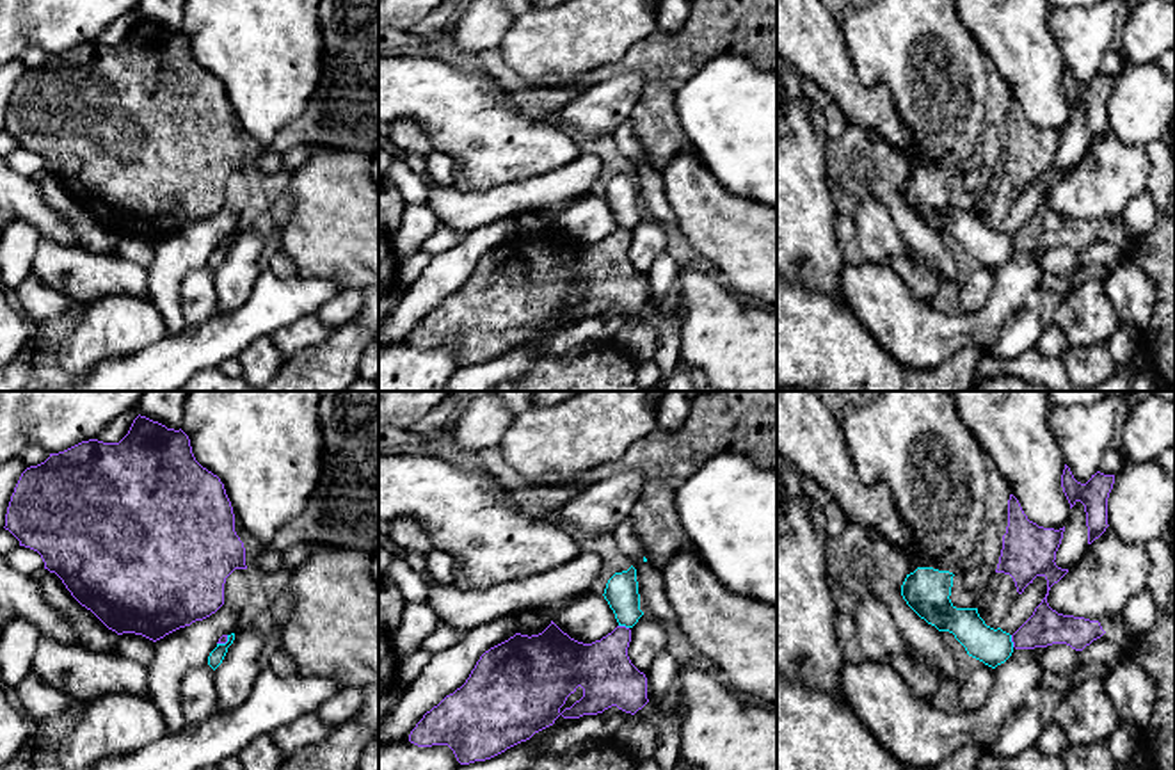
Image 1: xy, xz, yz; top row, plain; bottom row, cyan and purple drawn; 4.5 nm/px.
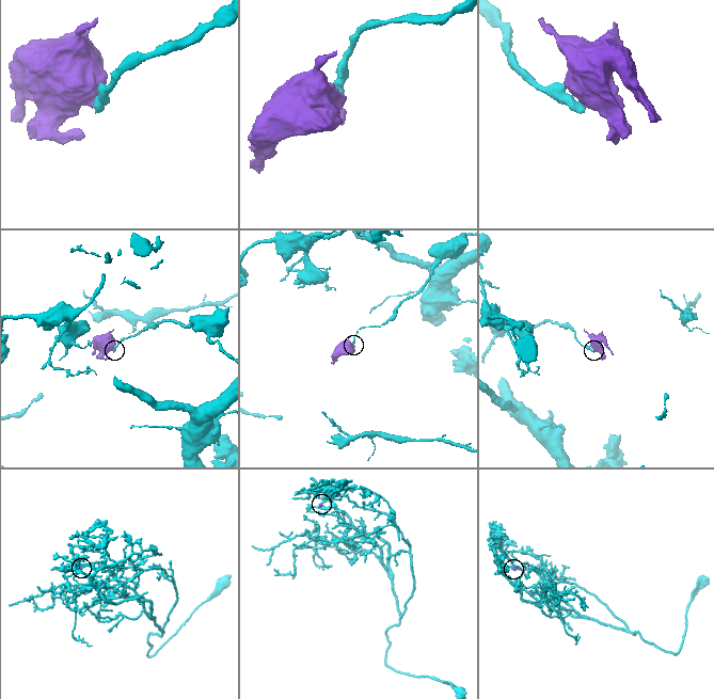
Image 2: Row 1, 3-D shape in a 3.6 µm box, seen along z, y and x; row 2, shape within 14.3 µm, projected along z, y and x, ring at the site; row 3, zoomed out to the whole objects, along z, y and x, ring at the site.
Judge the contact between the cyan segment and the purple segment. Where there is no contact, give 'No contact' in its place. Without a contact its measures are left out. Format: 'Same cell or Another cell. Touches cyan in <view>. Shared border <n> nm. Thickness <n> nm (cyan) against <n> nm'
Another cell. Touches cyan in yz. Shared border 60 nm. Thickness 160 nm (cyan) against 170 nm

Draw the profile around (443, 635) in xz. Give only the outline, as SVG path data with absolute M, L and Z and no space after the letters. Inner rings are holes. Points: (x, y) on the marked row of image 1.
M439 622L437 628L421 642L421 651L430 654L453 646L460 638L462 631Z

